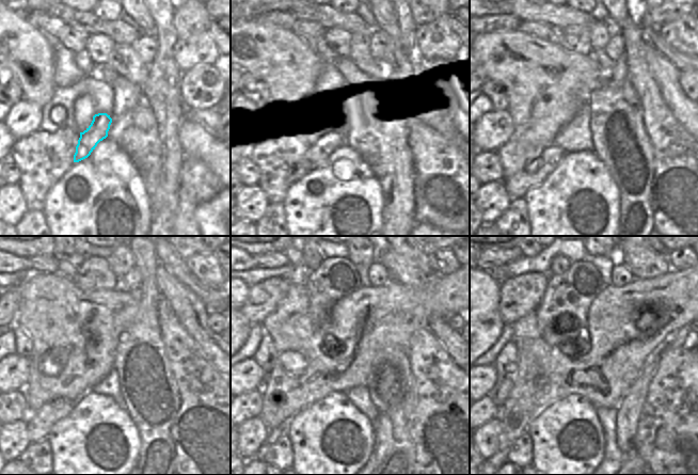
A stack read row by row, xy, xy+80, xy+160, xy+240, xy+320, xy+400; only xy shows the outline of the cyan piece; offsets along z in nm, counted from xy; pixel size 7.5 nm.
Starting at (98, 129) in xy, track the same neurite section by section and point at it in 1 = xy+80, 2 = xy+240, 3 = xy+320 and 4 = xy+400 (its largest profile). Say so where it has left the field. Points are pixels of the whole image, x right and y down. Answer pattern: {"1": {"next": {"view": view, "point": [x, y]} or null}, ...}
{"1": {"next": {"view": "xy+80", "point": [318, 153]}}, "2": {"next": {"view": "xy+240", "point": [38, 424]}}, "3": {"next": {"view": "xy+320", "point": [273, 434]}}, "4": {"next": {"view": "xy+400", "point": [503, 453]}}}

